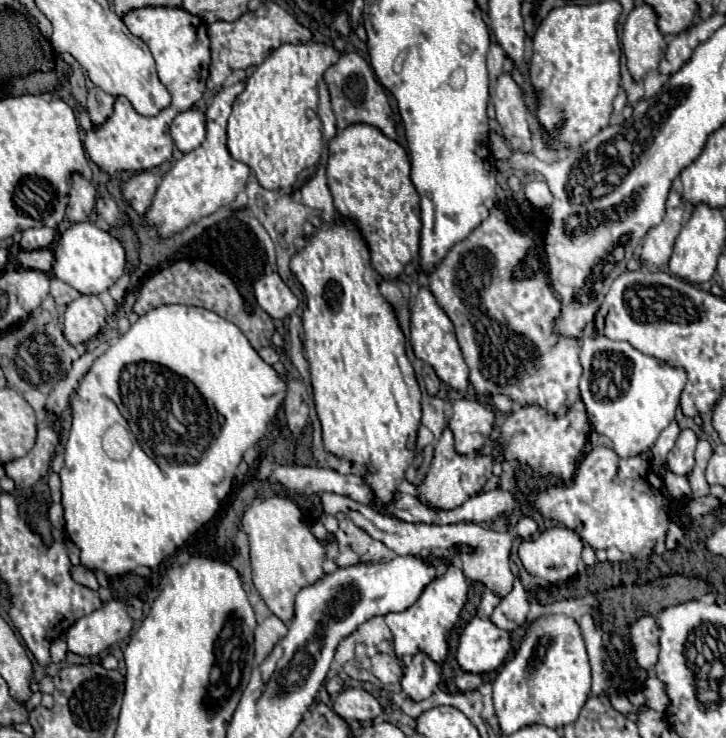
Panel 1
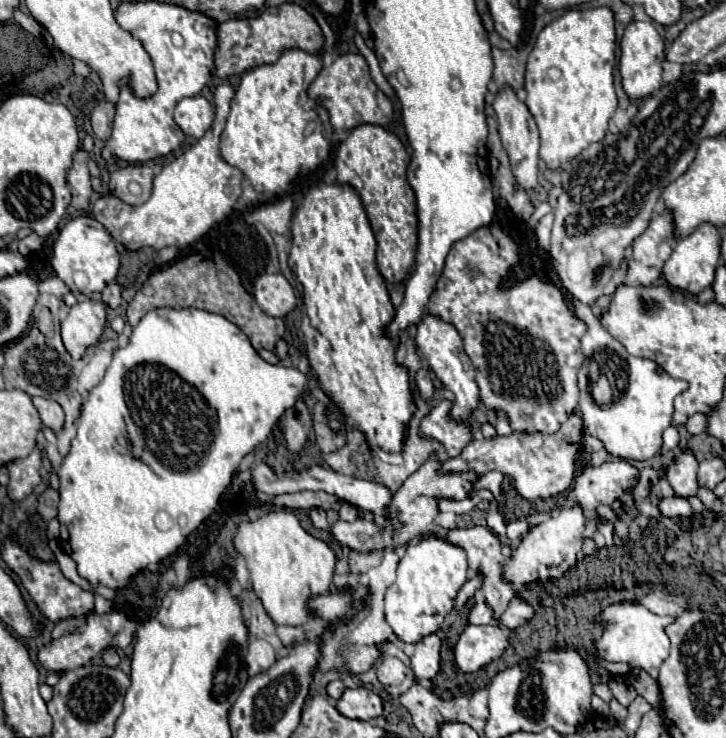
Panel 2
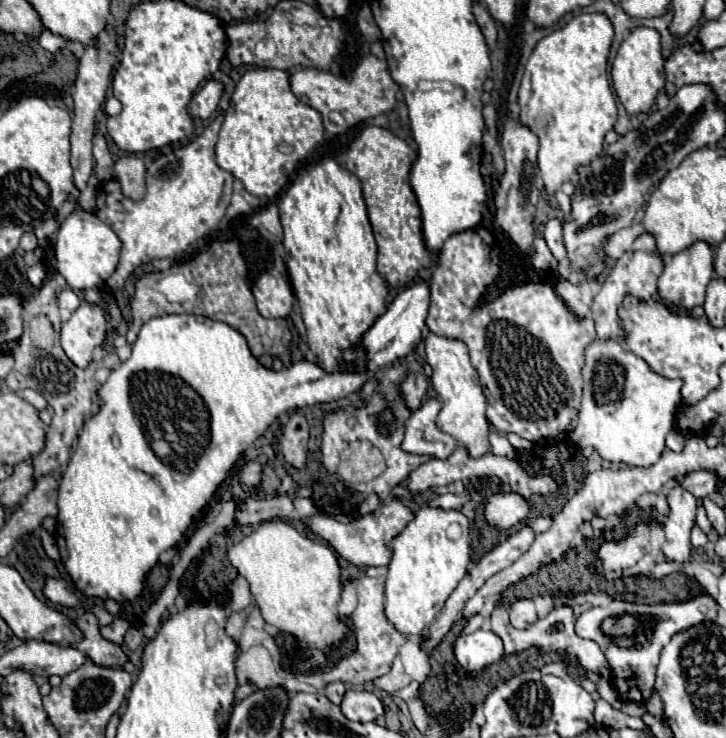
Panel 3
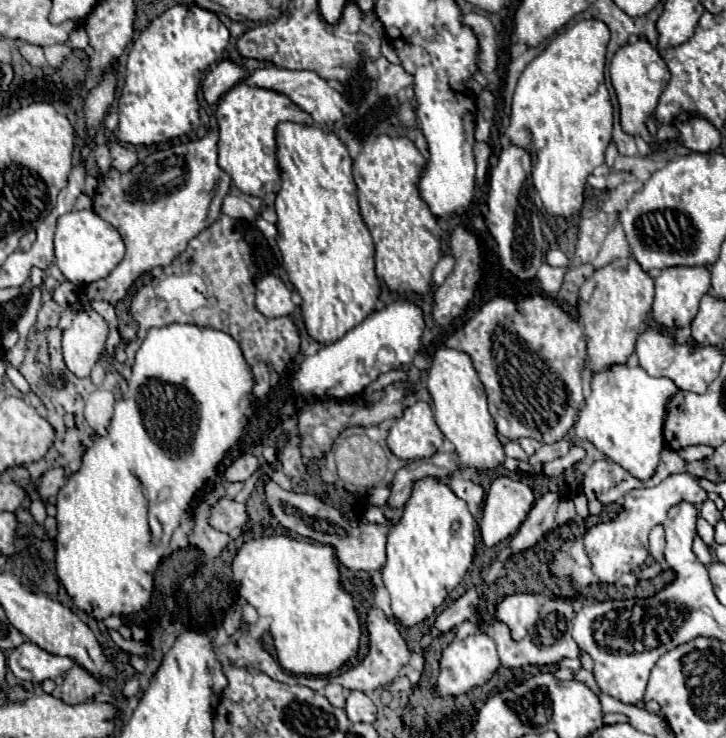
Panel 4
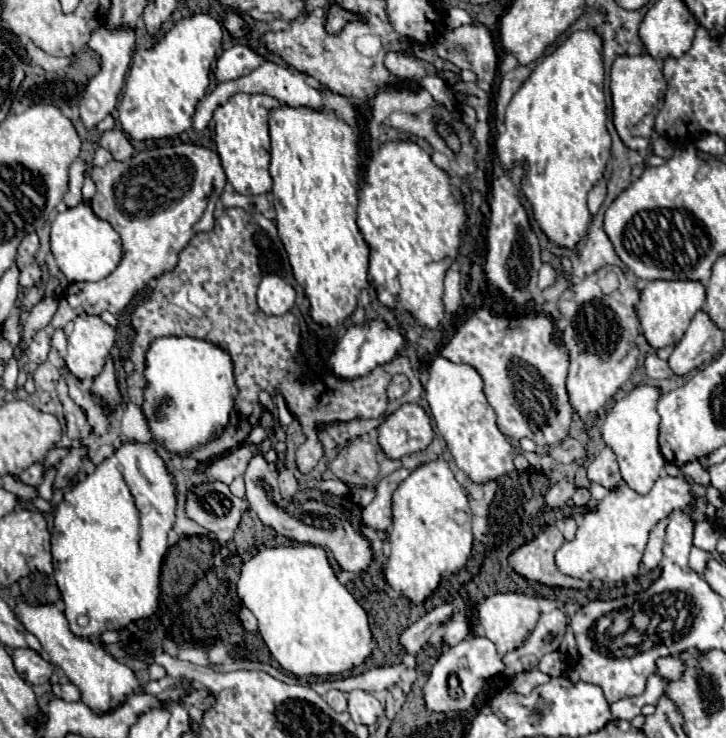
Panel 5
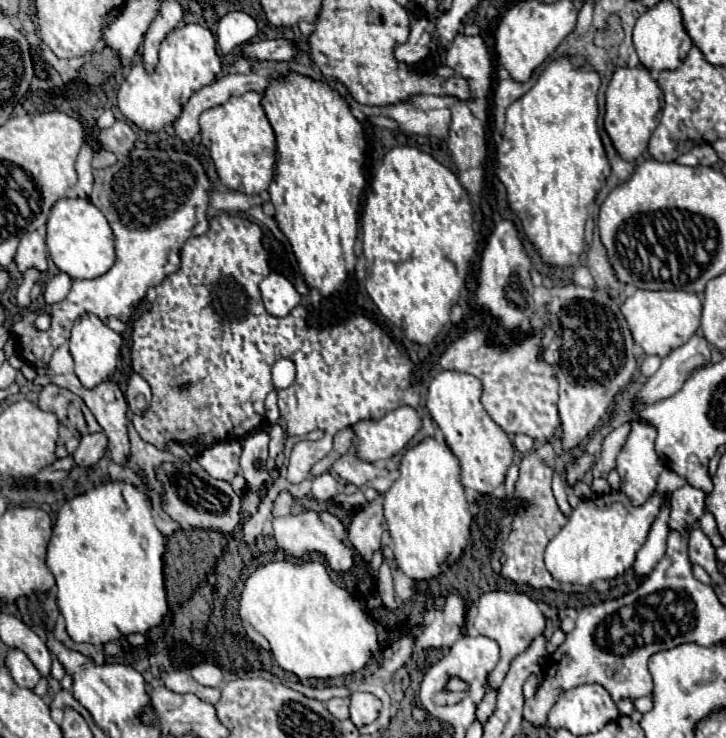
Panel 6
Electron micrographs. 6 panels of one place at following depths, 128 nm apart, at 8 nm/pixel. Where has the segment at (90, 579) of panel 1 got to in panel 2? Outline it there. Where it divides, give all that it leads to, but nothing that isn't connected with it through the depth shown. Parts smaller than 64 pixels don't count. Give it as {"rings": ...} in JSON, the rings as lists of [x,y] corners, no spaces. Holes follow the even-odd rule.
{"rings":[[[50,540],[50,542],[48,542],[48,546],[52,548],[52,552],[54,552],[54,556],[56,556],[56,562],[58,562],[58,566],[60,566],[62,574],[64,574],[68,580],[72,580],[74,584],[82,586],[82,588],[84,588],[84,590],[88,590],[88,592],[94,592],[94,588],[92,588],[84,578],[80,578],[80,576],[78,576],[74,560],[72,560],[68,554],[64,554],[64,550],[62,550],[62,548],[60,548],[60,544],[58,544],[58,540]]]}

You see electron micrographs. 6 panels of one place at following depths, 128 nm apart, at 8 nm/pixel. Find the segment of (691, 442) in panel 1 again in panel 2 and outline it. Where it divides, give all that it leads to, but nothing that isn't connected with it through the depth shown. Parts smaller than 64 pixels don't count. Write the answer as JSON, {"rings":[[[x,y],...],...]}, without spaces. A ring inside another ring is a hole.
{"rings":[[[690,450],[674,458],[674,462],[668,466],[668,472],[666,472],[666,478],[674,490],[674,496],[678,498],[696,496],[696,490],[698,490],[696,468],[698,468],[698,462]]]}

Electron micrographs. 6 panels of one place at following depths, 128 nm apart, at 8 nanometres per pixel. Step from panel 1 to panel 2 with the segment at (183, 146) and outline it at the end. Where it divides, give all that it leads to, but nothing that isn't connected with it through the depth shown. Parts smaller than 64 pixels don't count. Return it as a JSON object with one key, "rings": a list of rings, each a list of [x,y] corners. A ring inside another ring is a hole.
{"rings":[[[192,96],[180,100],[174,112],[176,124],[182,128],[186,136],[200,138],[204,132],[212,126],[214,120],[214,108],[204,96]]]}

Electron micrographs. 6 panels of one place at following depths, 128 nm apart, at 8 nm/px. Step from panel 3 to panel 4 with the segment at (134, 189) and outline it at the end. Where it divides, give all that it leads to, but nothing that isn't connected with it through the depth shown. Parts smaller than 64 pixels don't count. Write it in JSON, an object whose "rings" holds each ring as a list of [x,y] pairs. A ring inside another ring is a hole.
{"rings":[[[112,142],[110,152],[112,152],[112,166],[118,168],[120,172],[126,172],[128,168],[132,168],[132,164],[138,162],[136,150],[130,146],[122,146],[118,142]]]}

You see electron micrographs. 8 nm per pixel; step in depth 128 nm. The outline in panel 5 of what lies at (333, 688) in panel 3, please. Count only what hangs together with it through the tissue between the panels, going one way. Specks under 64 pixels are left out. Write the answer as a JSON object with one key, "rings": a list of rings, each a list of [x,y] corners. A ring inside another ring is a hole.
{"rings":[[[330,690],[324,698],[326,698],[326,702],[328,702],[328,706],[330,706],[332,710],[336,710],[336,712],[344,712],[344,710],[346,710],[346,694],[344,694],[344,692],[340,692],[340,690]]]}

